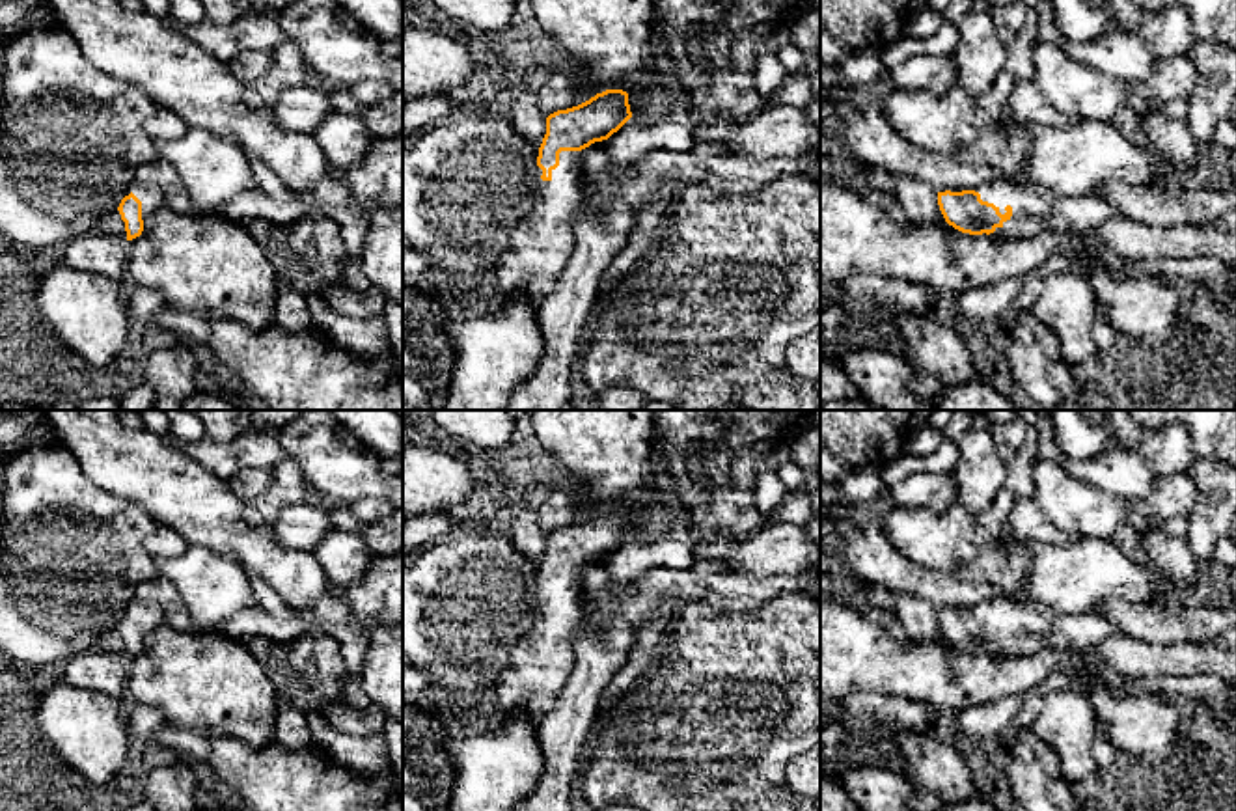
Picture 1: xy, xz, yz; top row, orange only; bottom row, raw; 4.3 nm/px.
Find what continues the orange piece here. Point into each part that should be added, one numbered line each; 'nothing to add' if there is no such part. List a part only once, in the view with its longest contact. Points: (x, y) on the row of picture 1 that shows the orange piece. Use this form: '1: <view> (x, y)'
1: yz (1035, 209)

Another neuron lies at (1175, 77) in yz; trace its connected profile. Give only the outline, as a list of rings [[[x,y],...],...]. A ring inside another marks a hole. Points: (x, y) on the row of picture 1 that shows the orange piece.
[[[1188,56],[1160,58],[1154,60],[1152,73],[1145,80],[1132,84],[1132,93],[1148,103],[1189,99],[1197,80],[1197,67]]]

